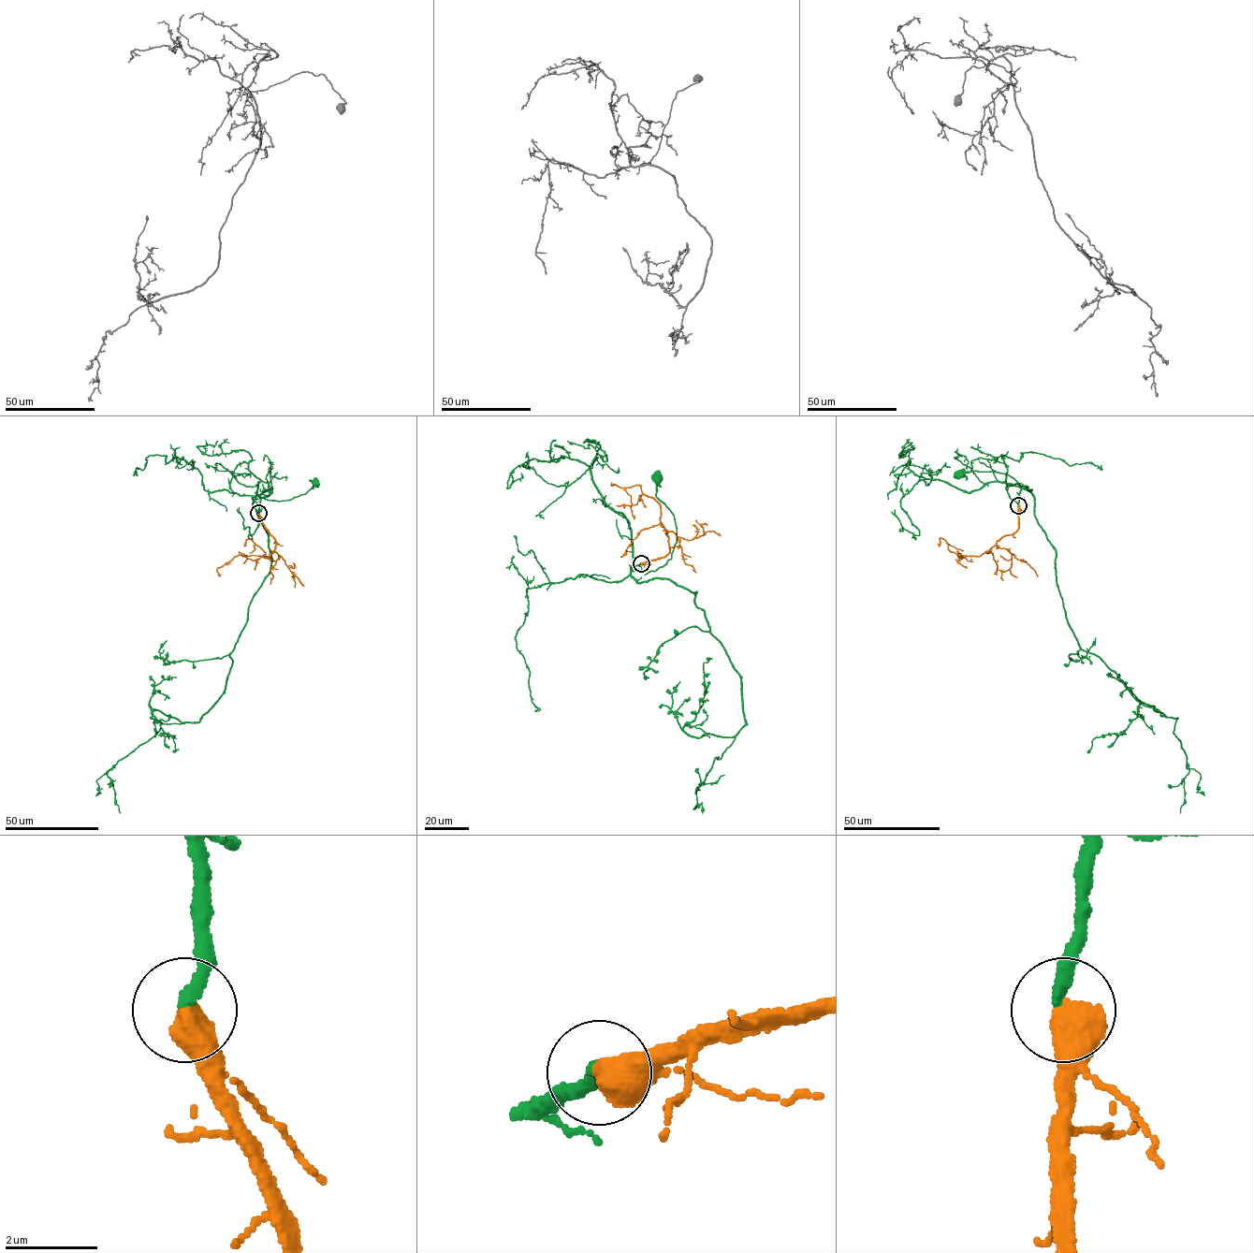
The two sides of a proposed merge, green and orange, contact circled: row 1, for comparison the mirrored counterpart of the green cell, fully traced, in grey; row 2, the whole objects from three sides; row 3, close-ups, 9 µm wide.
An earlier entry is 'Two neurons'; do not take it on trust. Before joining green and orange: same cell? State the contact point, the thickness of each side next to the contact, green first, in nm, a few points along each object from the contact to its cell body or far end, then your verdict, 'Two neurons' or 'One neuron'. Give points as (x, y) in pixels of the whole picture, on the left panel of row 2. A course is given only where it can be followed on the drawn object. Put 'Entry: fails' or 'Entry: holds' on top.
Entry: fails
Place: (258, 513). Thickness 280 nm (green) against 650 nm. Course of green: (258, 513), (253, 496), (286, 501), (307, 492), (317, 483), (309, 480), (315, 483). Course of orange: (258, 513), (277, 543), (269, 558), (272, 560), (264, 558), (265, 552), (251, 539), (244, 546). One neuron

